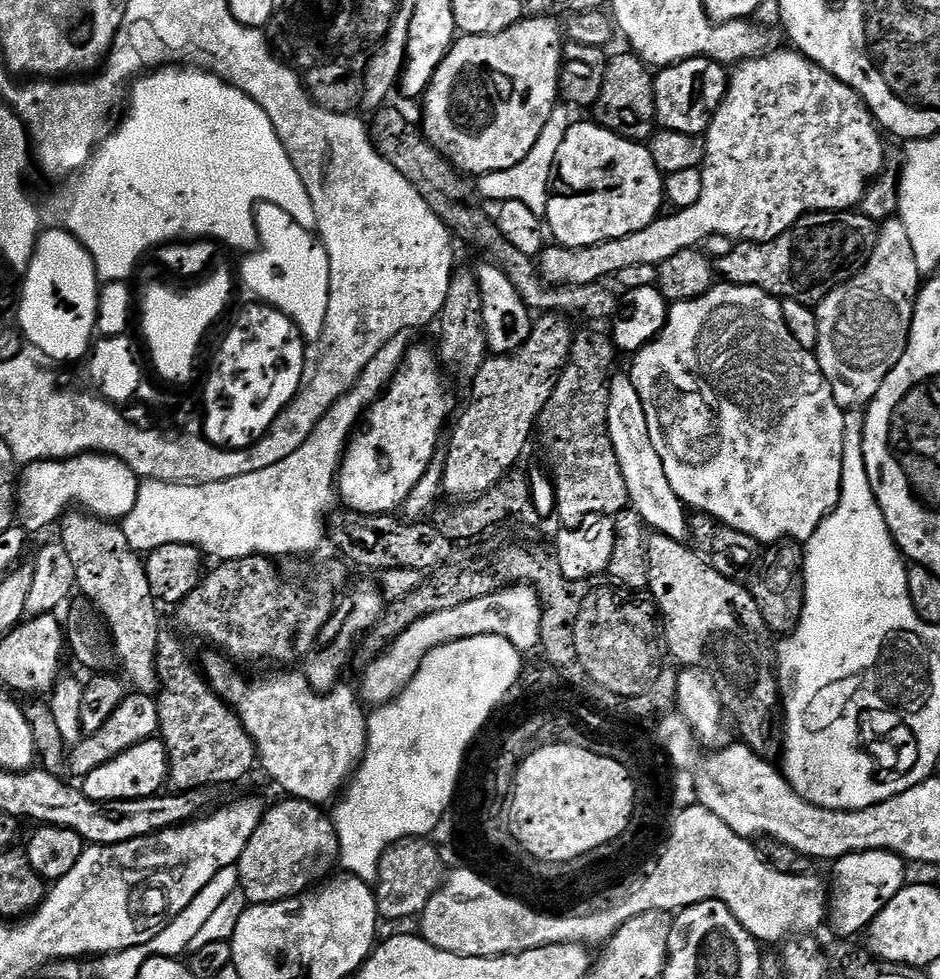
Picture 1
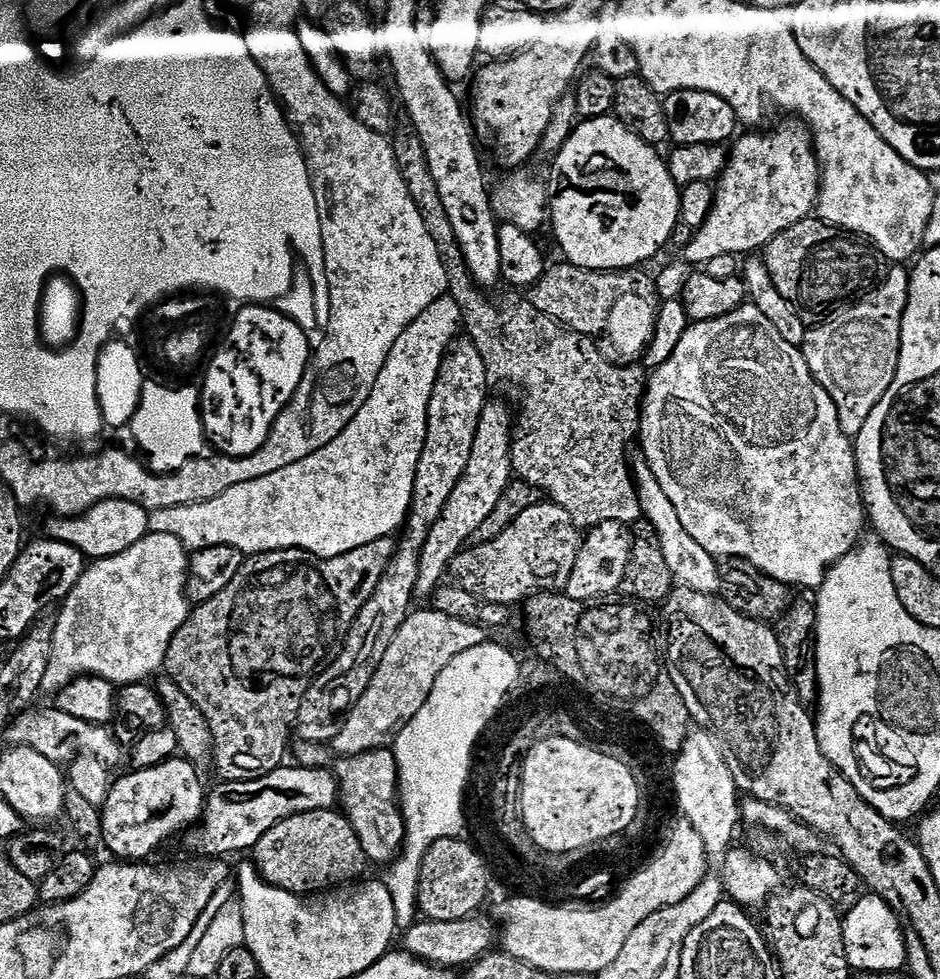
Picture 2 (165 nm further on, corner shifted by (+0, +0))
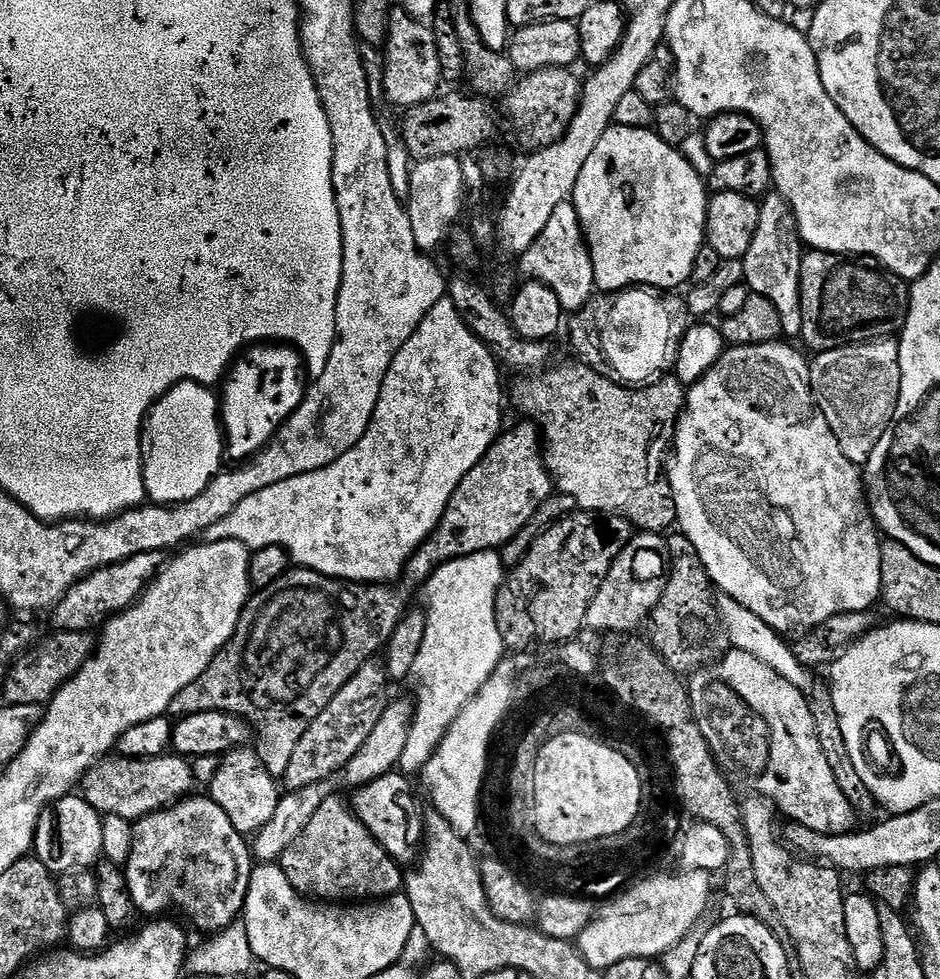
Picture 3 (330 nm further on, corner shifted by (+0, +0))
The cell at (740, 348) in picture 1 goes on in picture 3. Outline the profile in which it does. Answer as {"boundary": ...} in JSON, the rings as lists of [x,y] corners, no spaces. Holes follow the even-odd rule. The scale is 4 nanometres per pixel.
{"boundary":[[[788,342],[771,344],[738,344],[725,347],[720,361],[708,373],[687,389],[684,398],[684,410],[676,422],[674,448],[676,444],[676,461],[671,461],[666,475],[676,507],[676,524],[690,542],[694,542],[694,550],[698,550],[698,558],[708,571],[713,585],[723,595],[734,598],[746,610],[758,614],[763,620],[781,634],[788,632],[804,632],[815,630],[830,618],[841,616],[847,612],[867,612],[872,603],[880,600],[882,586],[882,543],[881,533],[876,526],[876,519],[866,499],[866,485],[862,472],[857,465],[842,454],[842,446],[838,446],[838,438],[834,430],[830,430],[830,422],[826,422],[820,411],[815,396],[812,395],[810,378],[808,377],[809,361],[804,360],[800,352],[795,352]]]}

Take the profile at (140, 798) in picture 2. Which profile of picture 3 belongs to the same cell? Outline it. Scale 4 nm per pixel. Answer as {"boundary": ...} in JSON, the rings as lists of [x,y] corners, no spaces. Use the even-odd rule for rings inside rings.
{"boundary":[[[189,795],[135,821],[130,837],[132,849],[128,852],[126,865],[128,888],[137,913],[145,912],[148,918],[160,918],[171,913],[168,912],[171,908],[177,908],[192,920],[200,920],[205,916],[209,933],[217,934],[241,919],[254,867],[253,849],[245,833],[235,830],[226,812],[210,796],[196,795]]]}

